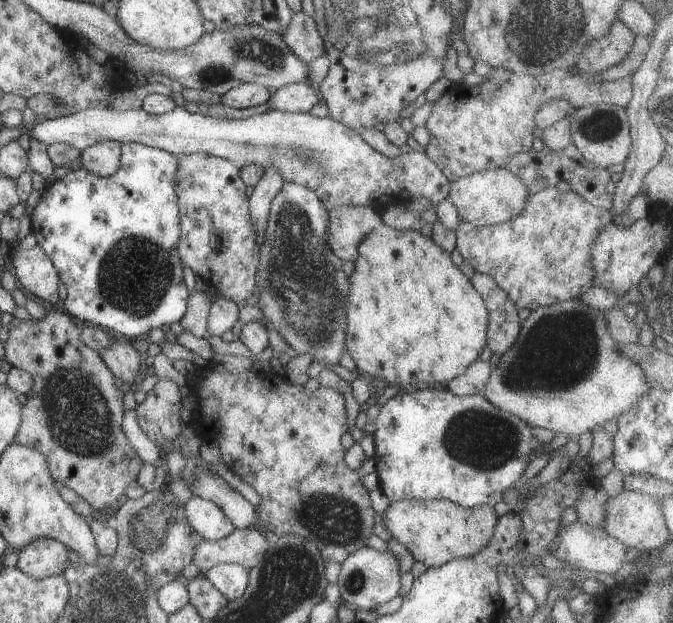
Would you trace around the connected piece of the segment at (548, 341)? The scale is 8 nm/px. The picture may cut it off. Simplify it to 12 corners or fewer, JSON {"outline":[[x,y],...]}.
{"outline":[[578,297],[531,310],[486,402],[568,439],[649,390]]}

